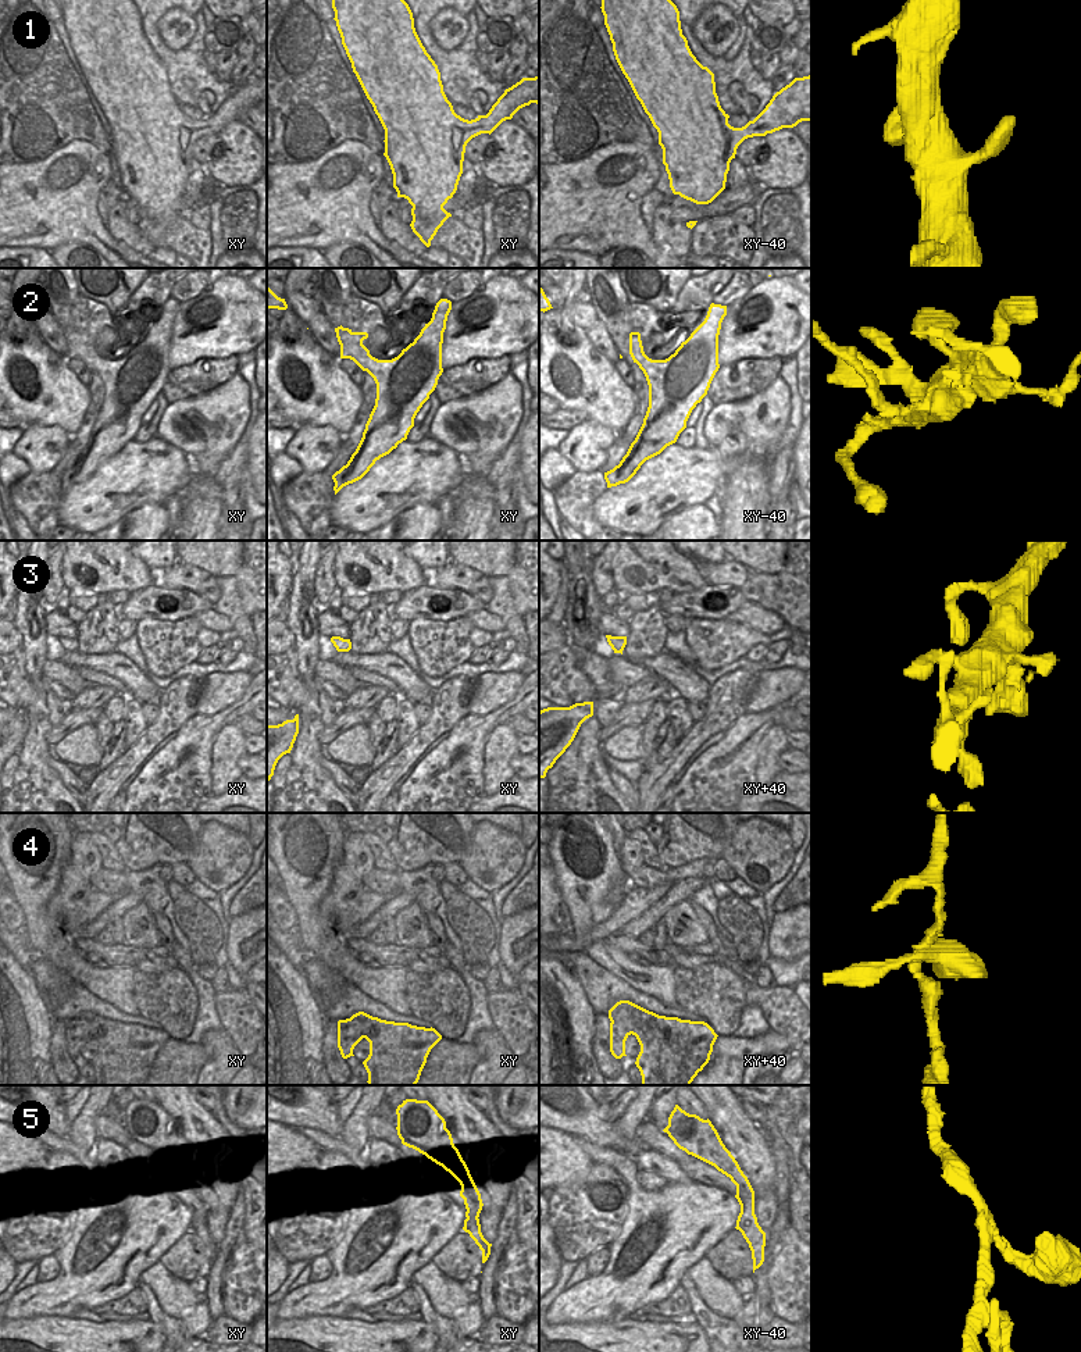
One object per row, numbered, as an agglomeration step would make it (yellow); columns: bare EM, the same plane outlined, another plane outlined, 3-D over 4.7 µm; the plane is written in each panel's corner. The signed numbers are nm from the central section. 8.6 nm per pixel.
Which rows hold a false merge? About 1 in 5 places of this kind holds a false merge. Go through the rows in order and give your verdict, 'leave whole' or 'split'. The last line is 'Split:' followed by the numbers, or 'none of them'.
1: leave whole
2: split
3: leave whole
4: split
5: split
Split: 2, 4, 5

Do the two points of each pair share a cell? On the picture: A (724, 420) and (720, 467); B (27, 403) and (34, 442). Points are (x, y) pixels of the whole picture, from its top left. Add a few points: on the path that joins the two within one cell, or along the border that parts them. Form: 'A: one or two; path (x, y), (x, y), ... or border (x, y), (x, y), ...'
A: two; border (709, 448), (730, 459)
B: two; border (25, 424), (59, 425), (63, 430)

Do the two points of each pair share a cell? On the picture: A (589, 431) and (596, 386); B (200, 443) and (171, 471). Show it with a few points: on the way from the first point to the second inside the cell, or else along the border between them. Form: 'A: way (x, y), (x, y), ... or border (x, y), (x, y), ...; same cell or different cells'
A: border (589, 418), (607, 425), (616, 434); different cells
B: border (160, 438), (179, 448), (191, 459), (192, 474); different cells

